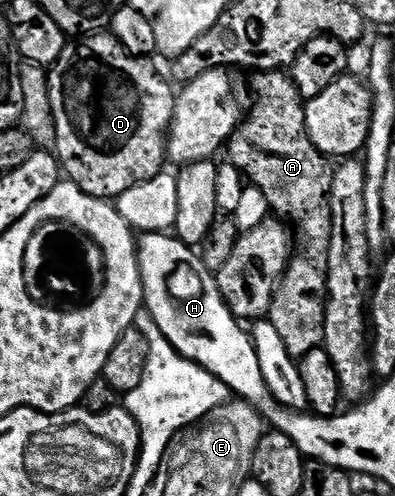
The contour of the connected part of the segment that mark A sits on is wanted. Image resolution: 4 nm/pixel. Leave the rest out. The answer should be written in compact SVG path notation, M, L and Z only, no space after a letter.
M260 71L253 77L256 77L252 81L256 102L232 133L226 154L227 160L236 165L251 184L252 181L256 184L257 191L276 212L273 214L277 218L296 221L298 251L293 252L288 268L276 287L267 320L274 323L289 355L299 359L324 344L324 308L328 302L328 260L332 234L330 187L334 165L318 151L318 147L314 147L306 131L306 102L291 76L284 71Z

